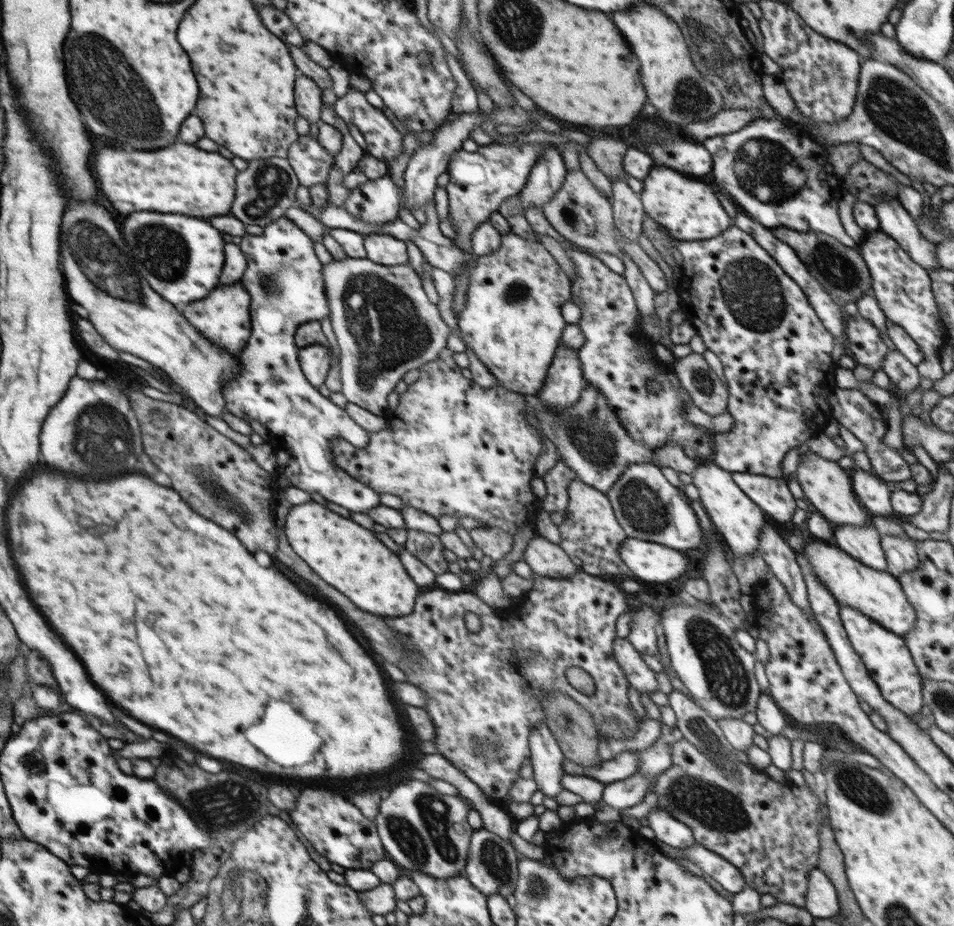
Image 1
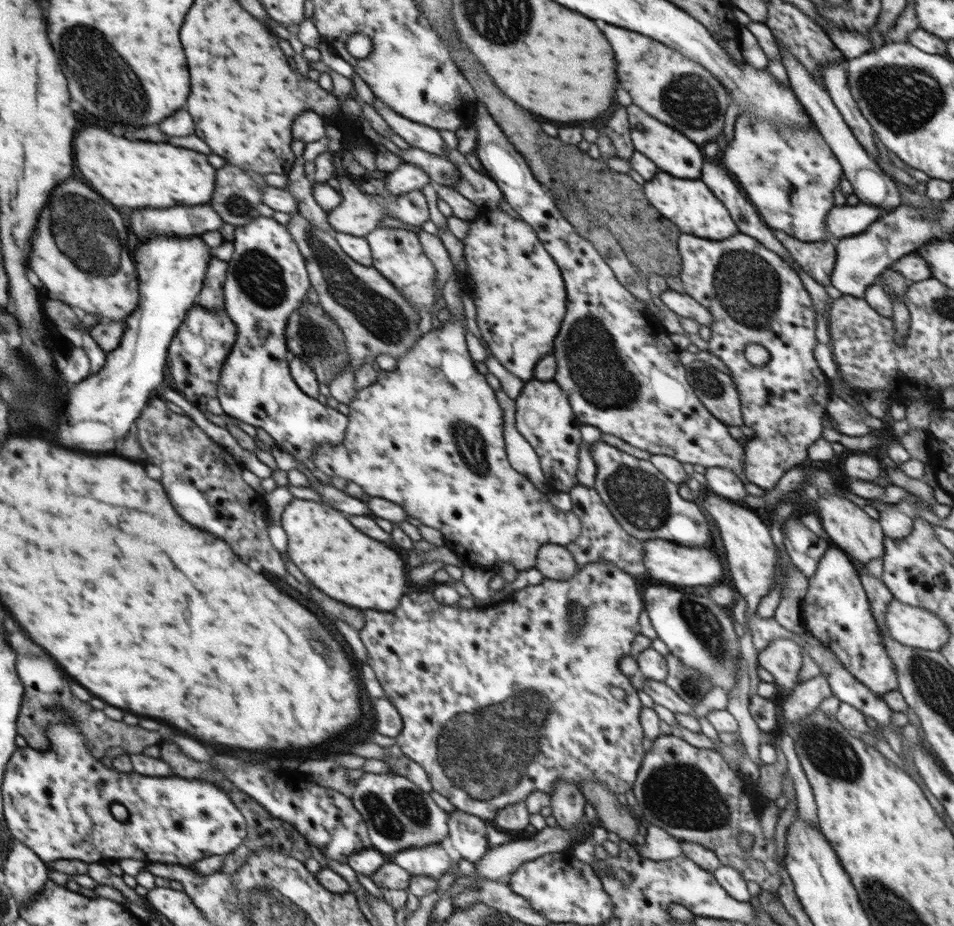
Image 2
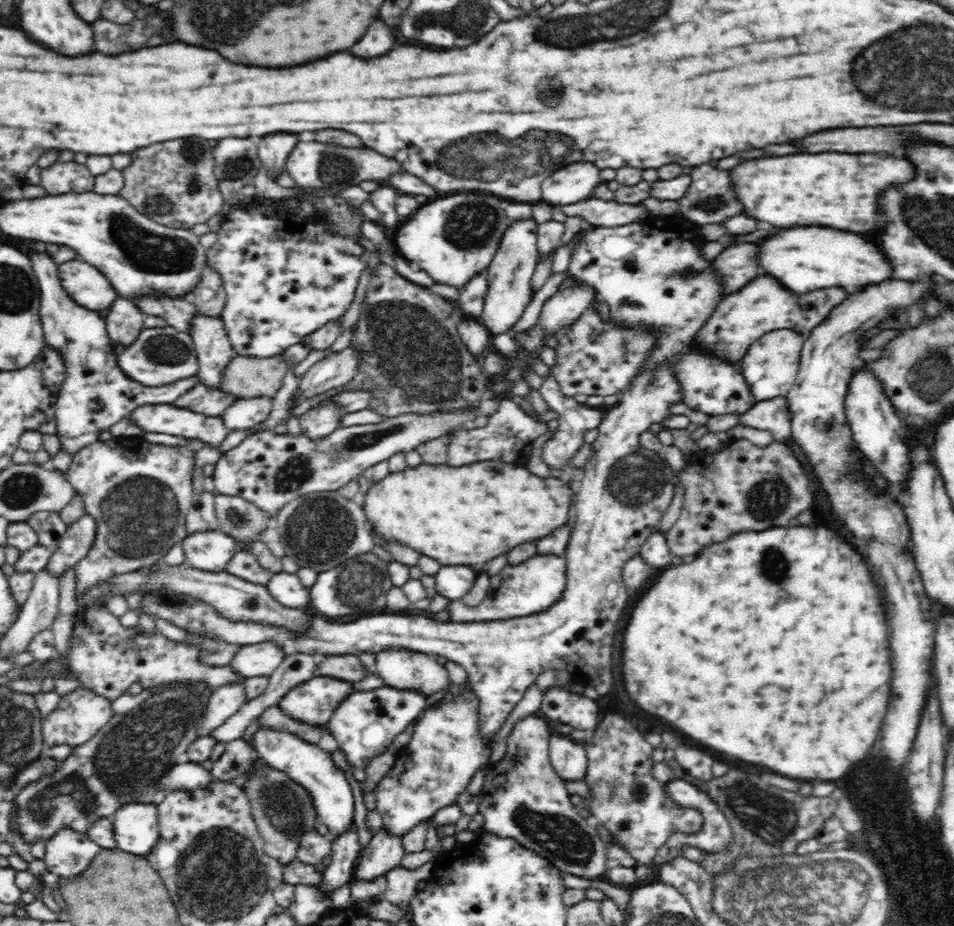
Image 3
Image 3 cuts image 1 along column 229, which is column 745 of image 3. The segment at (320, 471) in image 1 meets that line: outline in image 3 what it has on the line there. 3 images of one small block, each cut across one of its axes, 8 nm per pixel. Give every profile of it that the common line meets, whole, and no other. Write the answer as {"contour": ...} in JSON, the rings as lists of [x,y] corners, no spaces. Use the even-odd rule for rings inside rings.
{"contour":[[[631,222],[624,226],[594,227],[592,230],[578,231],[581,237],[572,252],[567,275],[595,288],[596,298],[608,304],[608,313],[616,325],[620,325],[620,318],[628,318],[628,322],[648,322],[647,326],[664,326],[664,330],[668,330],[668,334],[664,334],[664,342],[660,342],[660,346],[656,346],[656,350],[648,354],[644,366],[640,366],[636,374],[644,369],[655,369],[668,361],[680,387],[684,390],[684,404],[688,408],[704,412],[708,416],[735,412],[738,417],[754,404],[750,401],[752,393],[749,392],[748,383],[742,376],[739,362],[729,365],[727,360],[703,352],[700,347],[696,347],[694,341],[696,332],[704,326],[717,303],[723,301],[726,294],[723,294],[721,285],[717,284],[717,278],[713,276],[713,260],[702,257],[702,246],[698,247],[692,243],[691,232],[700,235],[699,231],[690,231],[687,226],[681,230],[657,230],[651,222]]]}

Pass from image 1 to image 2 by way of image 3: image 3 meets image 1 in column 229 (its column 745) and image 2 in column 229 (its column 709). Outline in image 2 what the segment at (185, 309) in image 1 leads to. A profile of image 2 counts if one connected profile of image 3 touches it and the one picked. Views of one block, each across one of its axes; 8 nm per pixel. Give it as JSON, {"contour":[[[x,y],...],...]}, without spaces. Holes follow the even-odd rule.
{"contour":[[[195,304],[187,313],[186,320],[179,326],[175,339],[170,345],[171,365],[169,368],[172,389],[200,411],[224,415],[216,396],[216,386],[220,380],[220,370],[238,339],[239,328],[232,322],[231,316],[222,310],[208,310],[207,307]]]}

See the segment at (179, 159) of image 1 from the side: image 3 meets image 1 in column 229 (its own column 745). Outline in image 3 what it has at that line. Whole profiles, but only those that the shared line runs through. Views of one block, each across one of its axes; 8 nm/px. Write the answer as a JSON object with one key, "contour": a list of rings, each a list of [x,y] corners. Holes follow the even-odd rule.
{"contour":[[[822,152],[822,154],[790,154],[790,156],[768,156],[768,158],[744,160],[742,164],[738,164],[730,170],[730,180],[734,184],[734,192],[736,192],[738,200],[742,200],[744,210],[748,214],[752,214],[756,220],[770,222],[772,226],[802,226],[804,222],[808,222],[808,226],[836,226],[838,230],[852,230],[858,234],[866,234],[866,232],[874,230],[874,226],[878,224],[878,216],[880,216],[880,214],[876,214],[876,190],[880,190],[880,186],[892,186],[892,182],[904,182],[904,178],[908,178],[908,174],[910,174],[908,162],[904,162],[900,158],[878,158],[874,154]]]}

